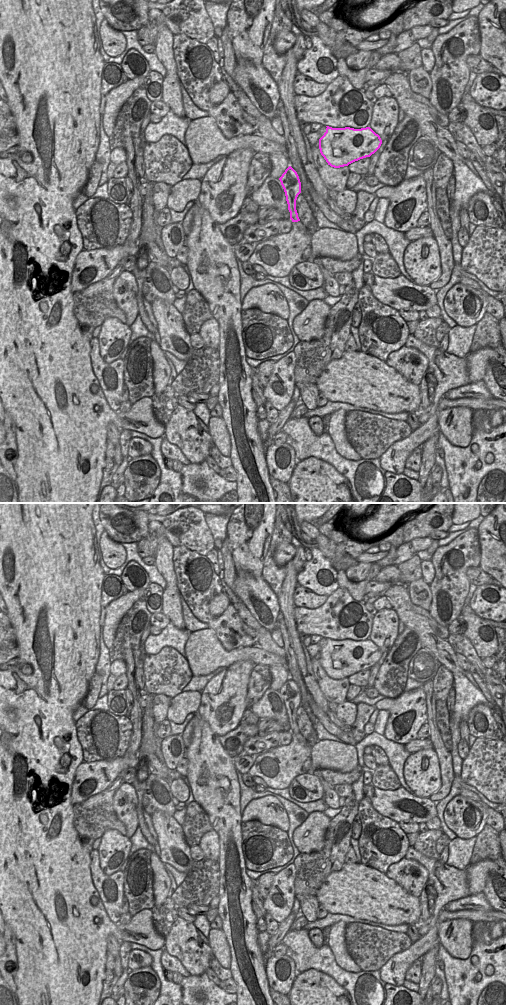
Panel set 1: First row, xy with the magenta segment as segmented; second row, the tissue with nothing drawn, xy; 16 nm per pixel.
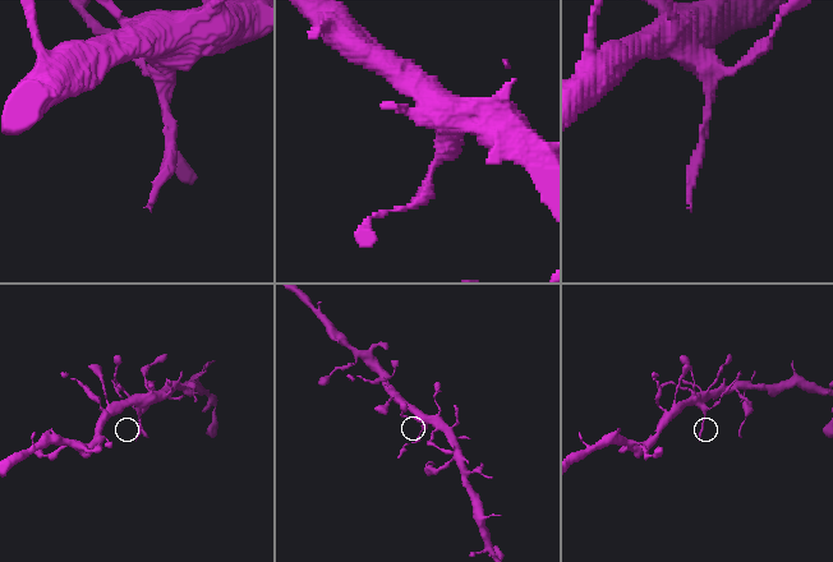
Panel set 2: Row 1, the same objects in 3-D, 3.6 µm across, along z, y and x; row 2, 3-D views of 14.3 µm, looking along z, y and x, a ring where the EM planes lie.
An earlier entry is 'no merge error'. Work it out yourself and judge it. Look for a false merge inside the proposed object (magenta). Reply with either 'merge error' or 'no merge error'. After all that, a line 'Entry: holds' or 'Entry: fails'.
merge error
Entry: fails

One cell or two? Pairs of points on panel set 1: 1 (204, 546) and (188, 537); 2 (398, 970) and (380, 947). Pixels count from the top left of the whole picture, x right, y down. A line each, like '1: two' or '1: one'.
1: one
2: two

